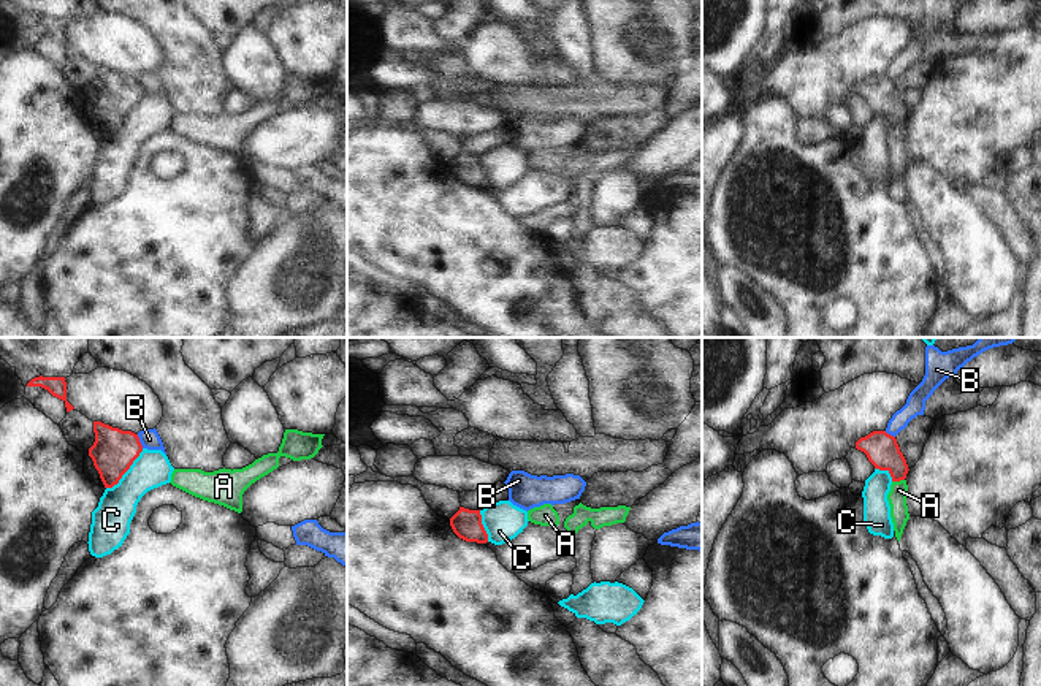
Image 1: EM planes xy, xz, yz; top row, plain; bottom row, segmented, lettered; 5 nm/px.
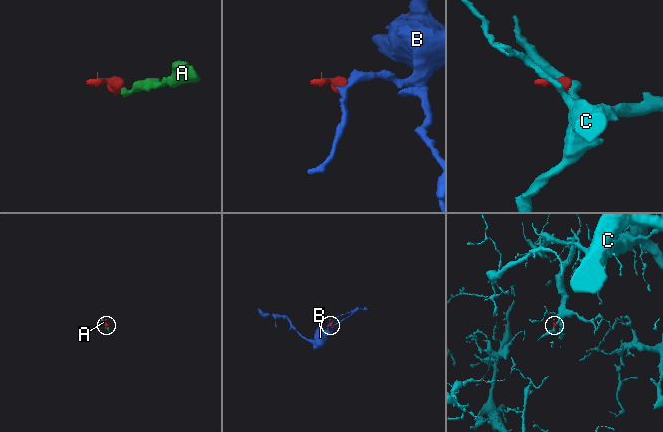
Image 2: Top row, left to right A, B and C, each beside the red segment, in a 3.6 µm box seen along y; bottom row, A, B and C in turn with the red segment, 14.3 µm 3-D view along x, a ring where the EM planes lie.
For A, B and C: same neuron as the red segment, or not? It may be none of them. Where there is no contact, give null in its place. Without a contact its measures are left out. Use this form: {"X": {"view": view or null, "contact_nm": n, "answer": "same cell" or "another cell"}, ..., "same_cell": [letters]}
{"A": {"view": "yz", "contact_nm": 70, "answer": "another cell"}, "B": {"view": "xy", "contact_nm": 80, "answer": "another cell"}, "C": {"view": "xy", "contact_nm": 280, "answer": "another cell"}, "same_cell": []}

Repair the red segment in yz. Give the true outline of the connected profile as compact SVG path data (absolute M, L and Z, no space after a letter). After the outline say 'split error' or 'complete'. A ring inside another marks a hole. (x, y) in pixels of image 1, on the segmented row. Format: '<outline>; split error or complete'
M873 431L856 442L856 448L864 452L875 469L887 471L892 482L906 478L908 464L900 452L897 439L886 431Z; complete

